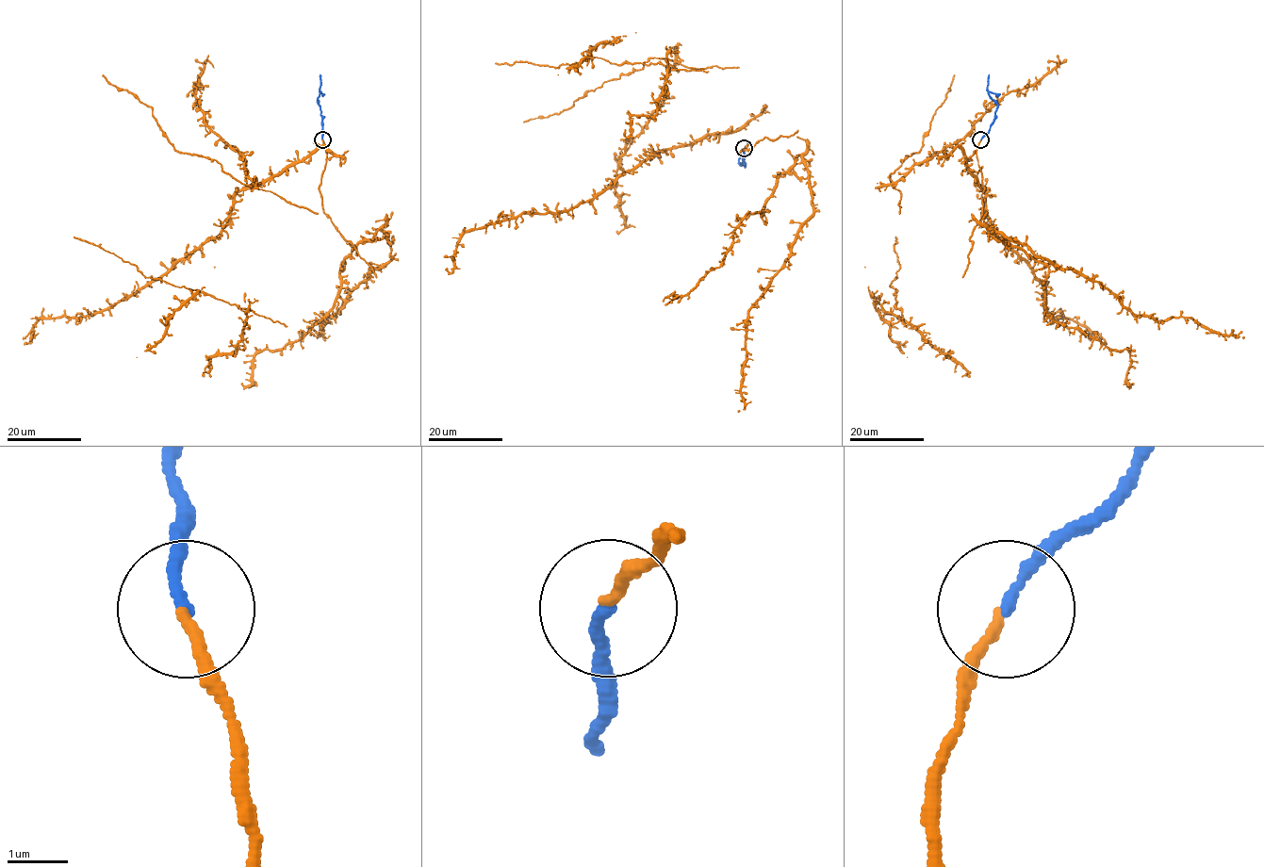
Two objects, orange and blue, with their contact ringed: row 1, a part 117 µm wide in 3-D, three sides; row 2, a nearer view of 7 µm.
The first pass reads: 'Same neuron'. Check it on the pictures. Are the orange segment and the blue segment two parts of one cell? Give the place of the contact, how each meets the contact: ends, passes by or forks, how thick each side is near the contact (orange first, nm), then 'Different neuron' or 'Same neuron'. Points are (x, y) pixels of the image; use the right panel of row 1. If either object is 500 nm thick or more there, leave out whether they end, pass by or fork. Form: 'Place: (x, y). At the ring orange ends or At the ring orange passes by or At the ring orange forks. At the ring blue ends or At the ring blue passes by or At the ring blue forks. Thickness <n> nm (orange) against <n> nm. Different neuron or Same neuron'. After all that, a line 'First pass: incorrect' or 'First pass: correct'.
Place: (980, 139). At the ring orange ends. At the ring blue ends. Thickness 170 nm (orange) against 190 nm. Same neuron
First pass: correct

